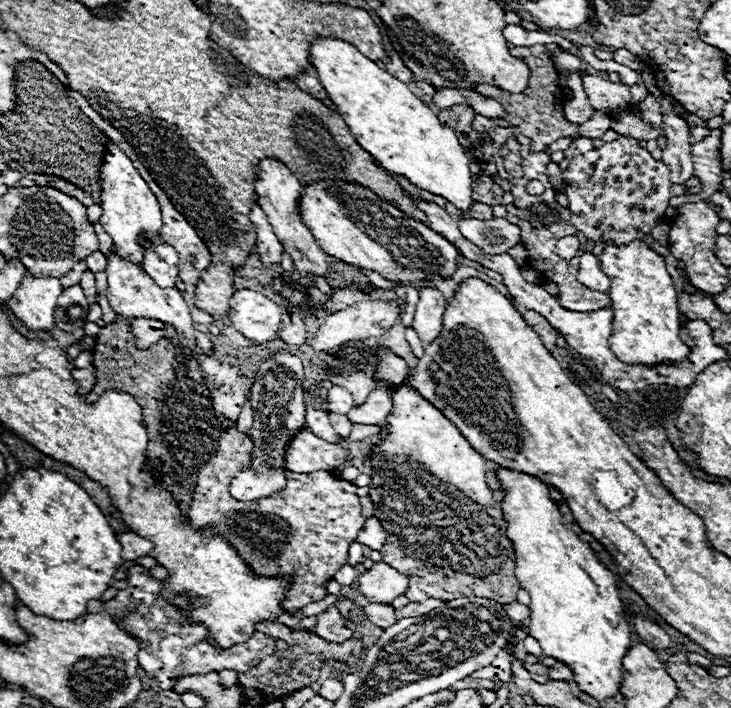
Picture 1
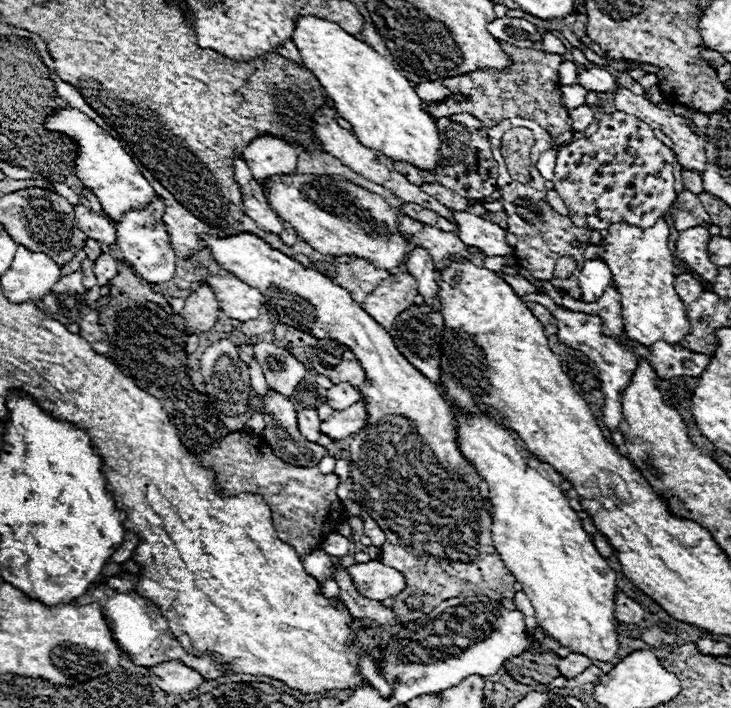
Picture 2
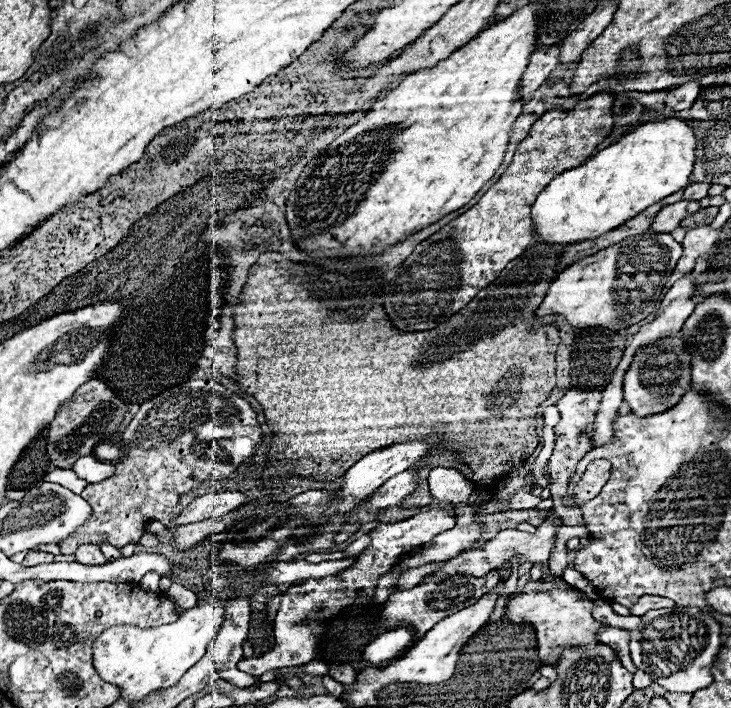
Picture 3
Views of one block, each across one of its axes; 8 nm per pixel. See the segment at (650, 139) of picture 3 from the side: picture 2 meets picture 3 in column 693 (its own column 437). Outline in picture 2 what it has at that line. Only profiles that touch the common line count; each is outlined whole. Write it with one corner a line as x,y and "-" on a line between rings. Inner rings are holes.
300,16
292,42
300,50
304,66
318,78
334,100
338,114
352,124
362,146
386,154
390,160
412,164
418,170
436,172
442,162
436,120
424,110
414,84
408,82
384,56
366,42
350,36
338,24
314,16

